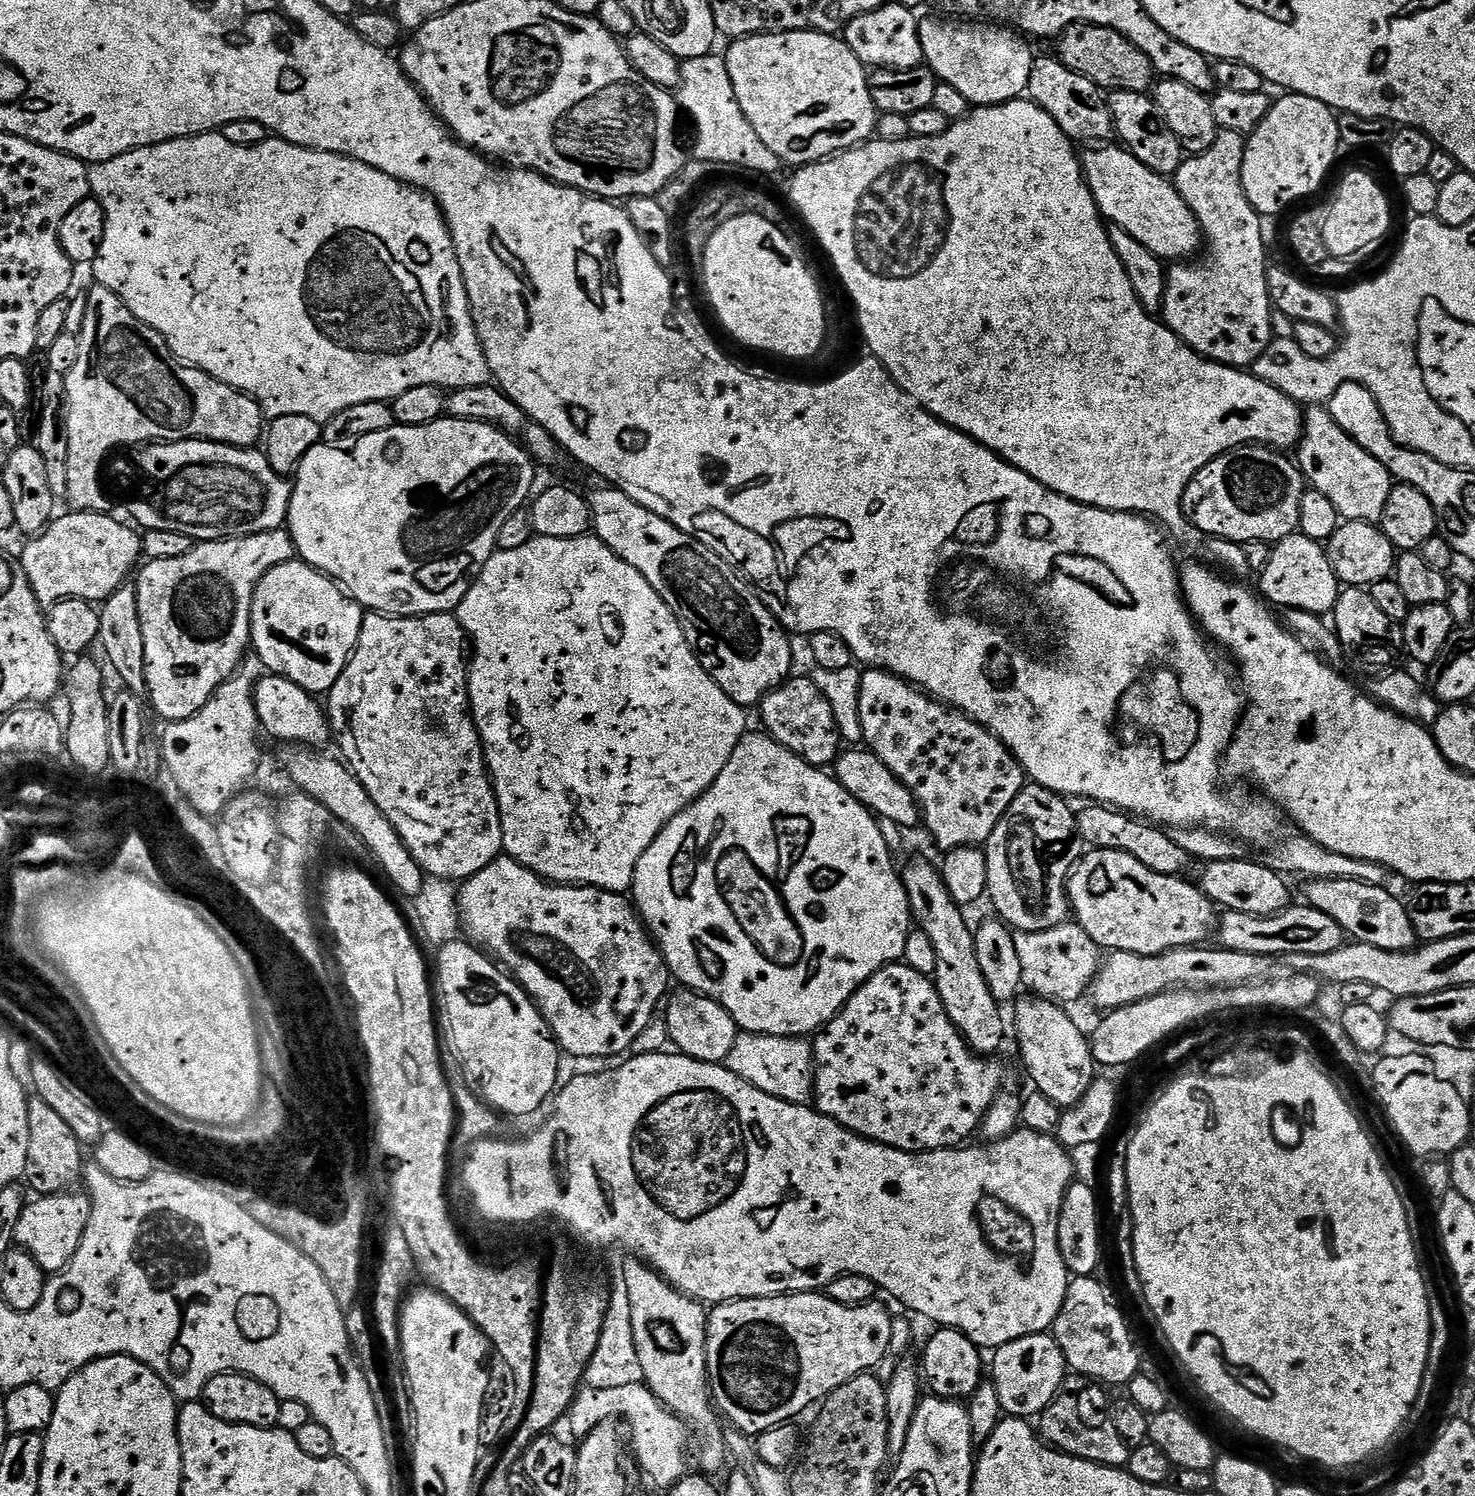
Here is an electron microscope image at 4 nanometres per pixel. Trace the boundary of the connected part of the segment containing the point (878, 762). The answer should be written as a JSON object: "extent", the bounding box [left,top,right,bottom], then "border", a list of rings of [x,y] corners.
{"extent":[834,746,922,830],"border":[[[860,746],[853,747],[851,750],[853,752],[841,751],[840,757],[836,759],[834,775],[838,783],[859,804],[863,804],[876,816],[890,818],[890,822],[898,822],[898,826],[905,830],[916,827],[919,829],[922,824],[922,813],[916,795],[893,774],[890,766],[886,766],[886,762],[882,762],[882,758],[878,758],[871,750],[865,750]]]}

